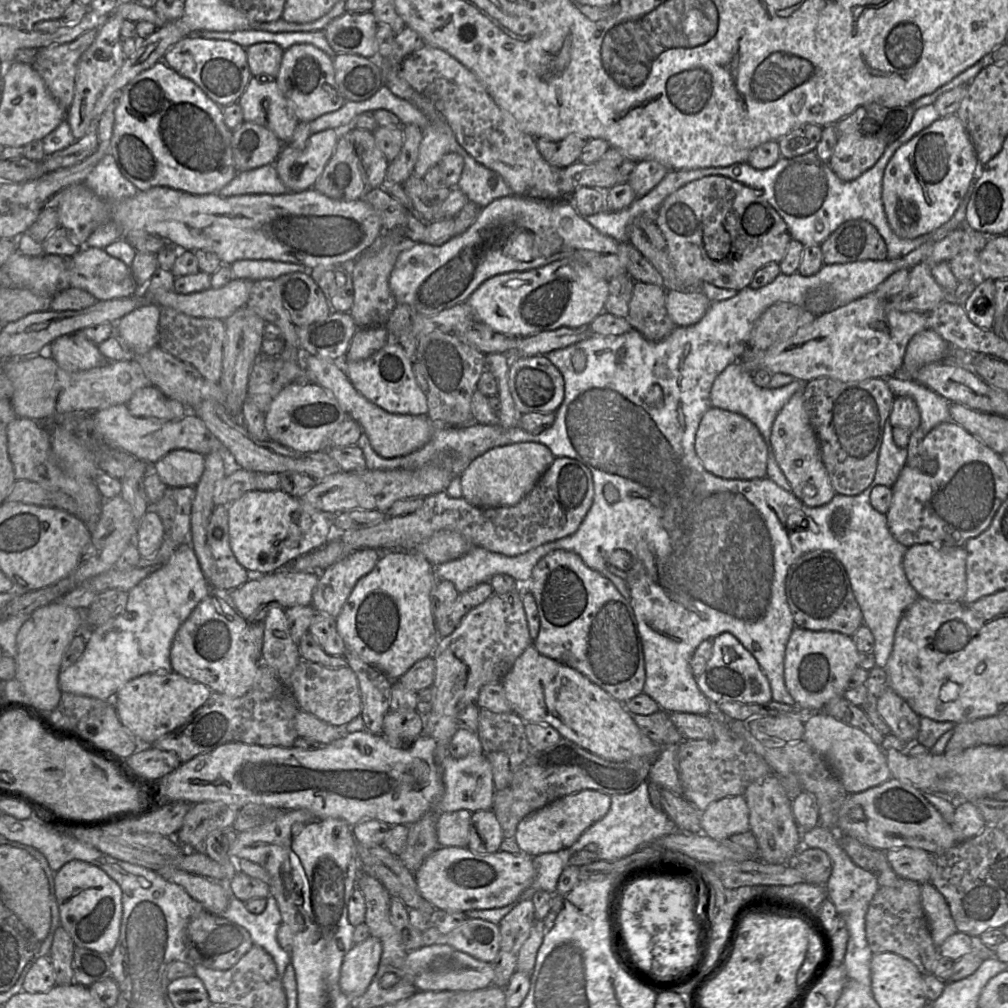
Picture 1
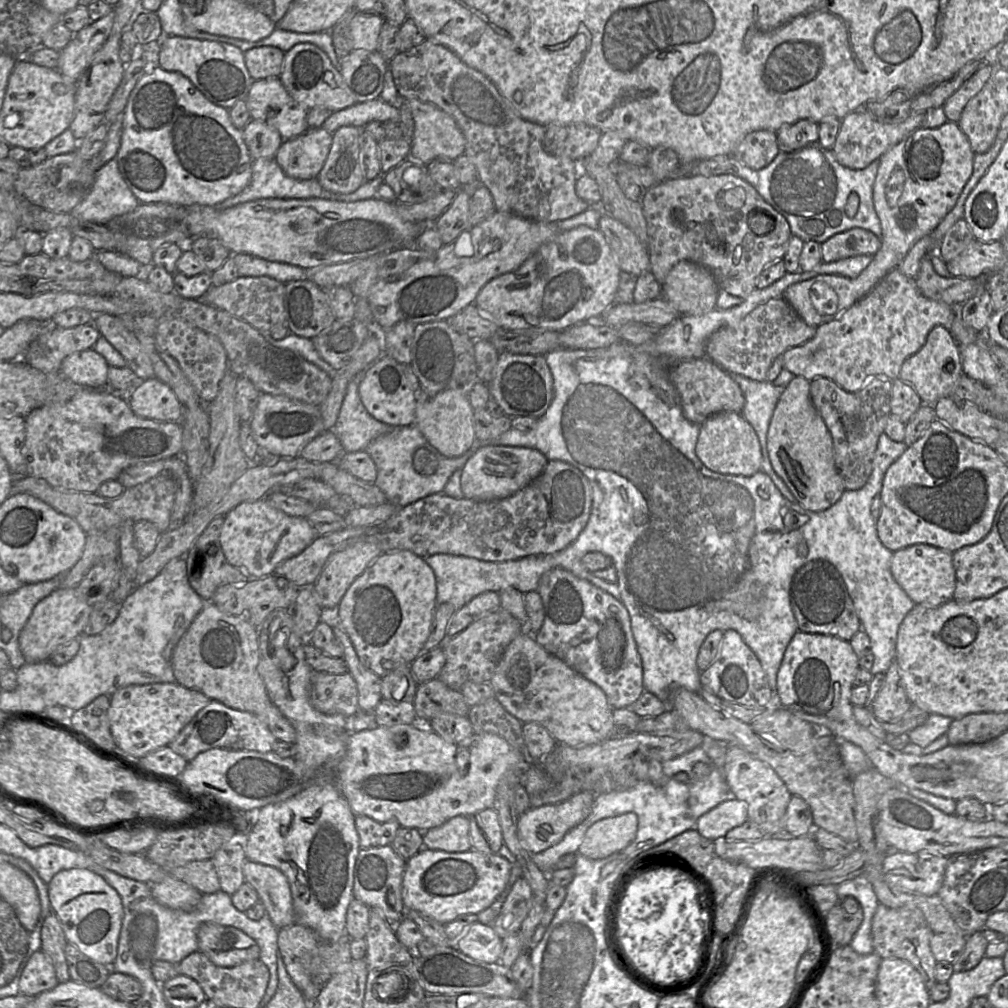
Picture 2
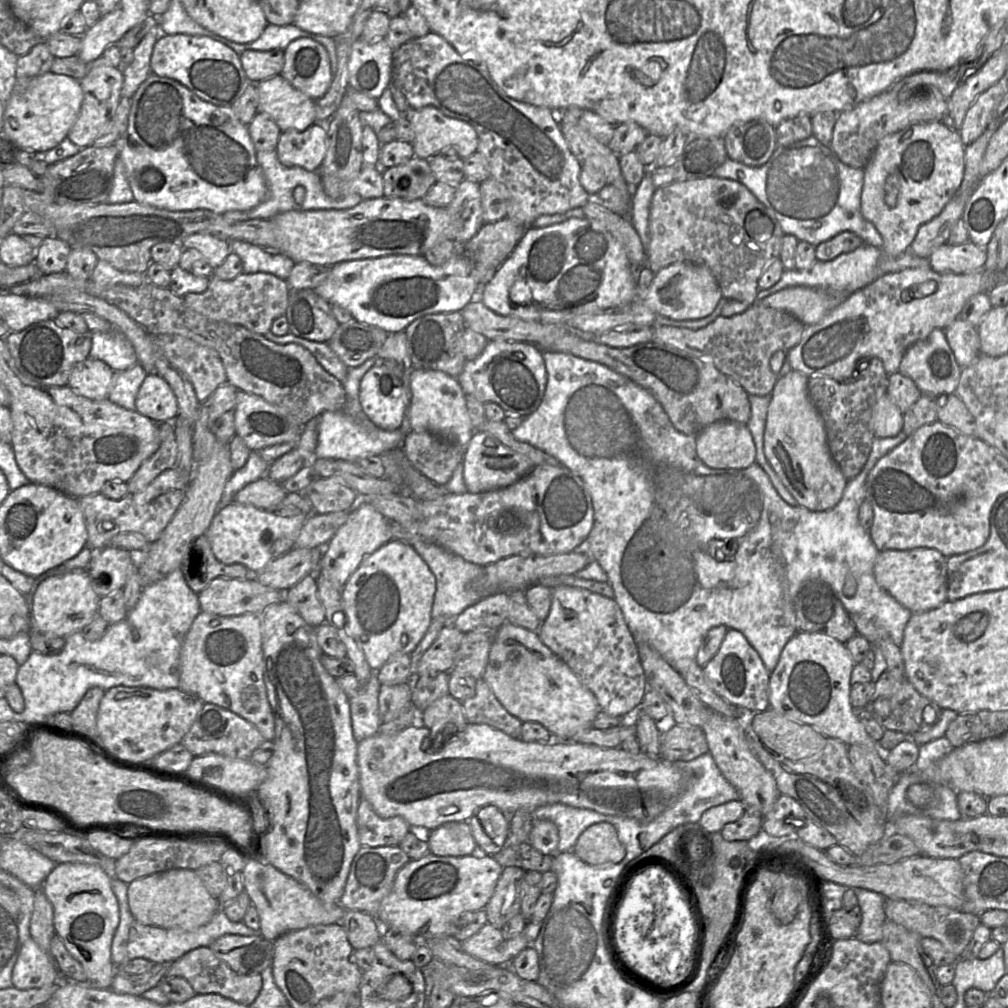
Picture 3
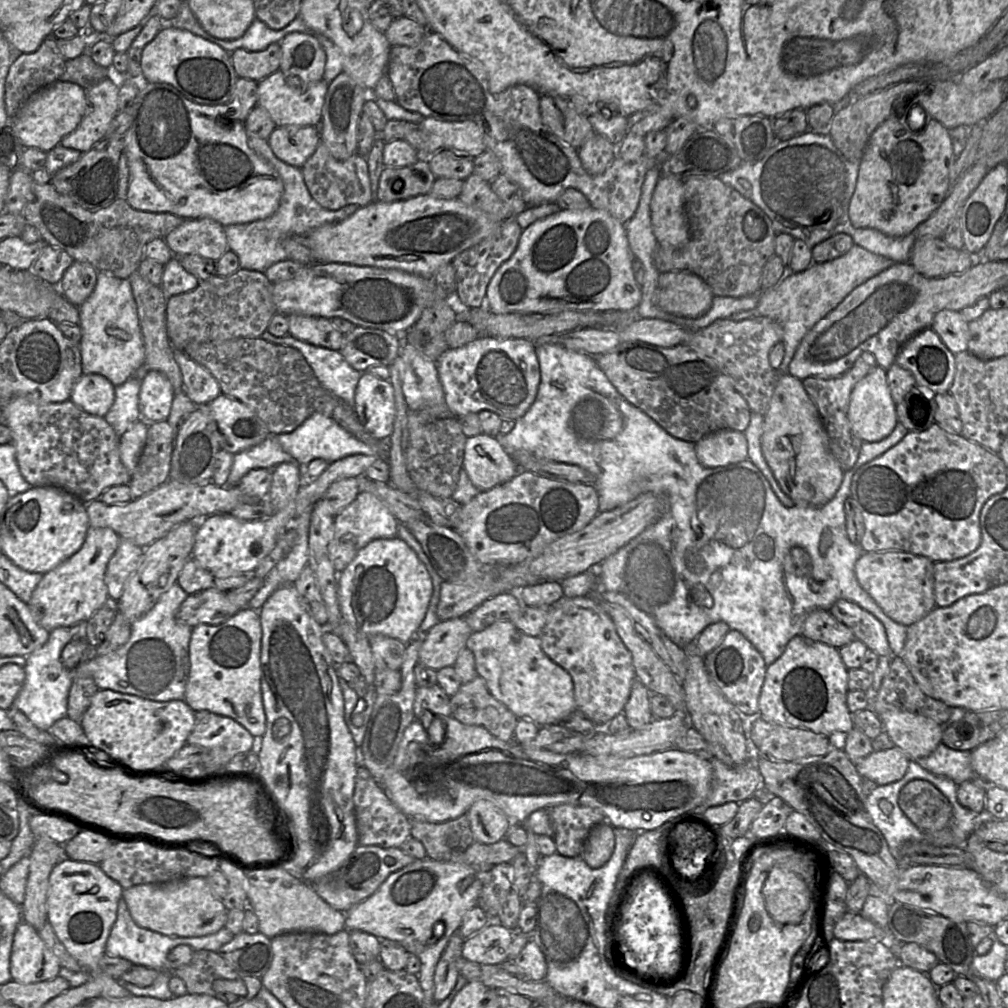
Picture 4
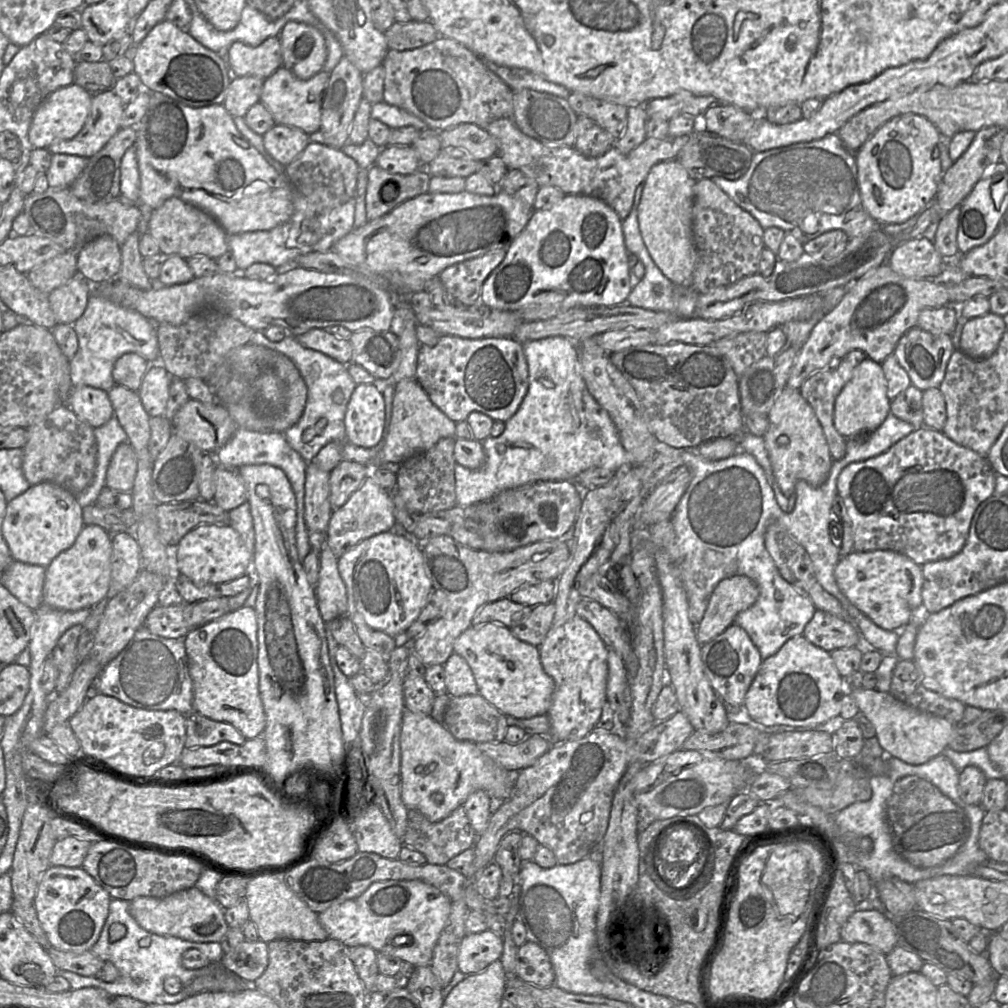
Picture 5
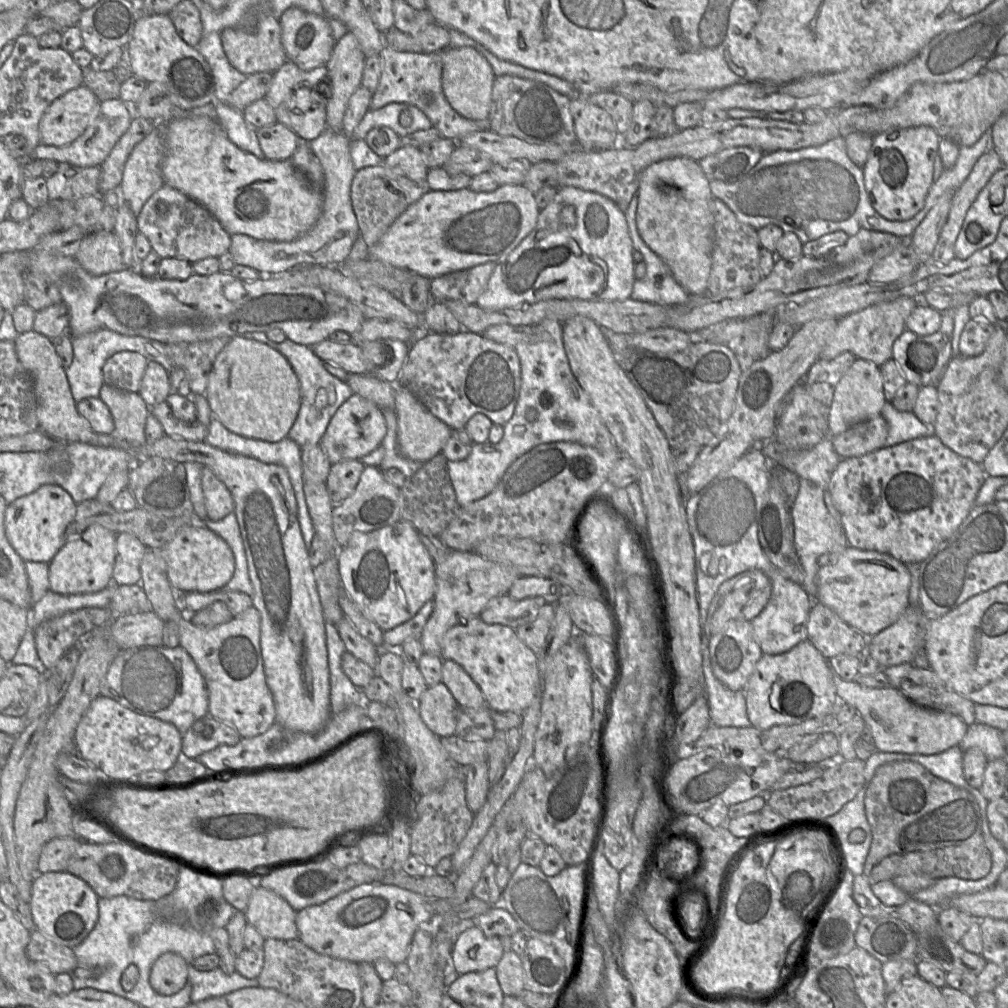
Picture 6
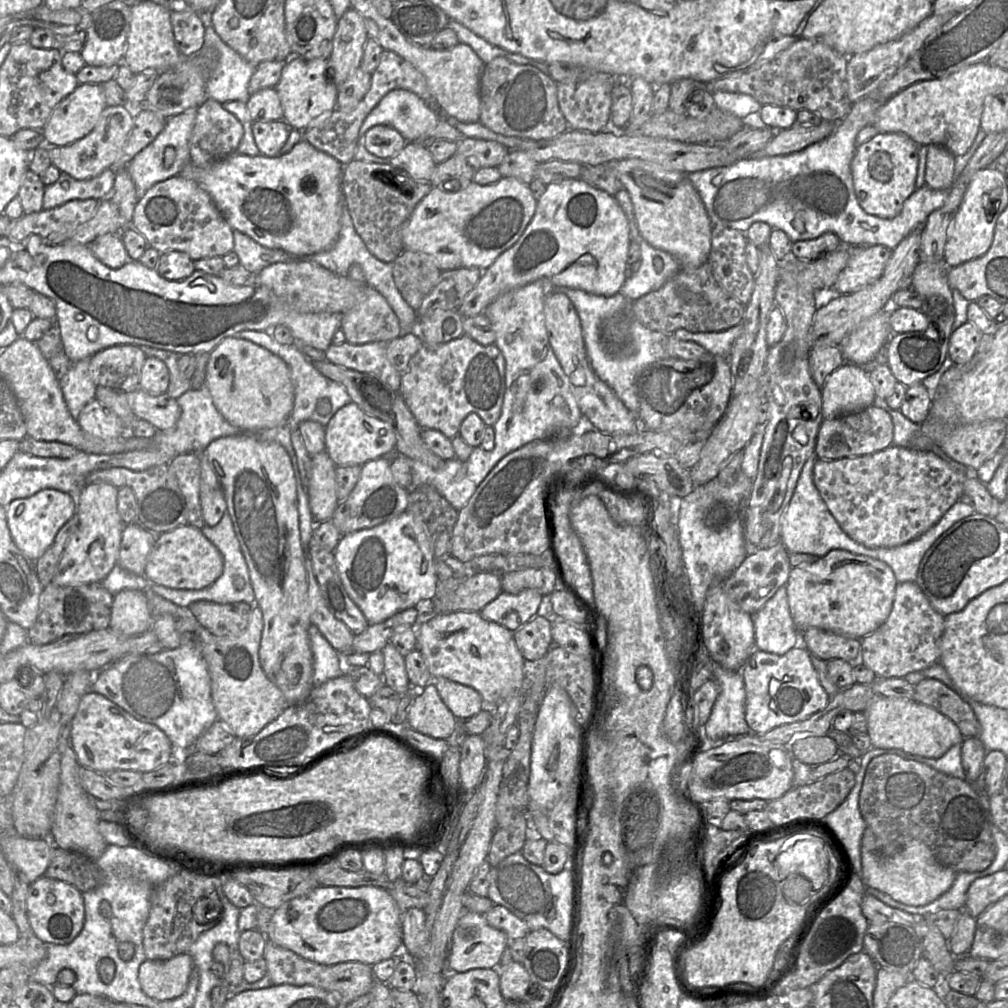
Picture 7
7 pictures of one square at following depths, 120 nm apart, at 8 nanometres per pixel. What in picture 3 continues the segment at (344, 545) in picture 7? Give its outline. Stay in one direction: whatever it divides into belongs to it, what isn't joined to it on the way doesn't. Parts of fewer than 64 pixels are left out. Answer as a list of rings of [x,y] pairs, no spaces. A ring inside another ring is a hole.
[[[392,539],[367,556],[359,565],[343,586],[341,597],[349,631],[363,651],[370,668],[377,671],[393,657],[411,654],[431,623],[435,592],[434,574],[407,542]]]

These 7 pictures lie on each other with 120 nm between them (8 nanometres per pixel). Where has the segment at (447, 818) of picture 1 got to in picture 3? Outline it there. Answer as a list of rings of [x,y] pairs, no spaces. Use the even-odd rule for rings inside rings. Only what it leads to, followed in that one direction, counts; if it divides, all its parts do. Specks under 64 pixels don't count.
[[[467,821],[448,822],[427,836],[429,852],[437,856],[463,857],[479,853]]]

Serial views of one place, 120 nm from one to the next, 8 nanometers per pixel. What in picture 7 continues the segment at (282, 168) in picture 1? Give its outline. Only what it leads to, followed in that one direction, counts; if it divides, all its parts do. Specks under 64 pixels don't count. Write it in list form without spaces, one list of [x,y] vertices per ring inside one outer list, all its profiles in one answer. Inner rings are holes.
[[[284,120],[254,121],[252,124],[253,137],[260,154],[268,157],[279,155],[291,129]]]

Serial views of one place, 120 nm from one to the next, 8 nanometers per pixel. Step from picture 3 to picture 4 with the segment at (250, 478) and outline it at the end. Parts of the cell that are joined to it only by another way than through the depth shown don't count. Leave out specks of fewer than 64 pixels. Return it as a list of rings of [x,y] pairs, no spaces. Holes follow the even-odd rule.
[[[269,435],[260,444],[234,454],[233,465],[225,486],[236,486],[249,471],[261,468],[273,469],[283,462],[294,461],[277,440]]]

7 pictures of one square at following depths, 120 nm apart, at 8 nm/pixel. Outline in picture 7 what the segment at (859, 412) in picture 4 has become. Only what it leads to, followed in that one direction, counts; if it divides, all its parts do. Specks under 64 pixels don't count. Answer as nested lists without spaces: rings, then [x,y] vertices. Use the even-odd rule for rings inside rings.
[[[845,362],[828,376],[821,394],[824,419],[861,412],[873,405],[876,398],[869,371],[850,362]]]

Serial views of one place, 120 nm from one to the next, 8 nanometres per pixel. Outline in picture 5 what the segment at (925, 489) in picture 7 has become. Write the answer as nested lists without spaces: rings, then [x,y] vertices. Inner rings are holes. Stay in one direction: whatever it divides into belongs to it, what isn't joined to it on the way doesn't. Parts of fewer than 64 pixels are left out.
[[[921,427],[913,431],[911,434],[895,443],[886,452],[876,457],[865,461],[850,463],[841,471],[837,478],[837,491],[851,521],[854,537],[854,550],[858,552],[892,550],[909,557],[920,566],[923,566],[927,562],[949,559],[957,555],[966,543],[971,521],[976,509],[994,493],[996,476],[996,472],[990,465],[986,455],[981,455],[970,448],[955,443],[942,431],[927,427]]]

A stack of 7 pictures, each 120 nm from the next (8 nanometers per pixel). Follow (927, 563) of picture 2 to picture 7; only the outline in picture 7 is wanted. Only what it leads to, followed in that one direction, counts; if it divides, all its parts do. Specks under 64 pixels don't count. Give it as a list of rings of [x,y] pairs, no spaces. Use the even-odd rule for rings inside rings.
[[[836,549],[812,564],[792,568],[786,589],[790,613],[801,635],[808,628],[815,627],[861,640],[878,629],[889,617],[897,585],[893,570],[885,562]]]

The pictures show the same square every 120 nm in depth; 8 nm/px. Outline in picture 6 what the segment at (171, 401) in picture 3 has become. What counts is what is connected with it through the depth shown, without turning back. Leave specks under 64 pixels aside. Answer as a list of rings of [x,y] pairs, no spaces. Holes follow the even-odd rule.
[[[149,361],[138,393],[149,408],[163,402],[171,393],[170,374],[159,363]]]

